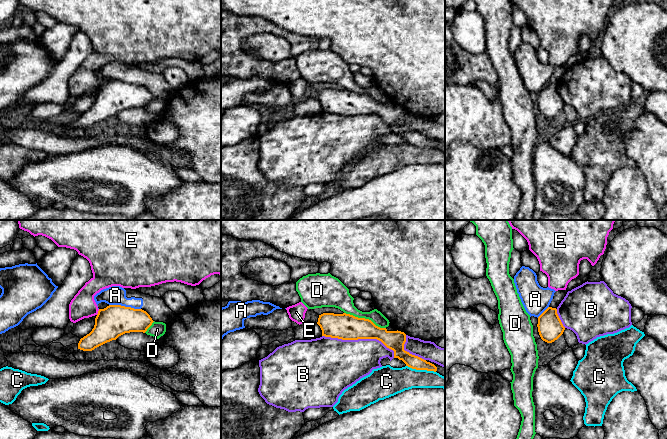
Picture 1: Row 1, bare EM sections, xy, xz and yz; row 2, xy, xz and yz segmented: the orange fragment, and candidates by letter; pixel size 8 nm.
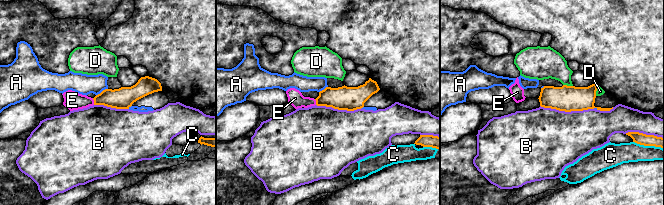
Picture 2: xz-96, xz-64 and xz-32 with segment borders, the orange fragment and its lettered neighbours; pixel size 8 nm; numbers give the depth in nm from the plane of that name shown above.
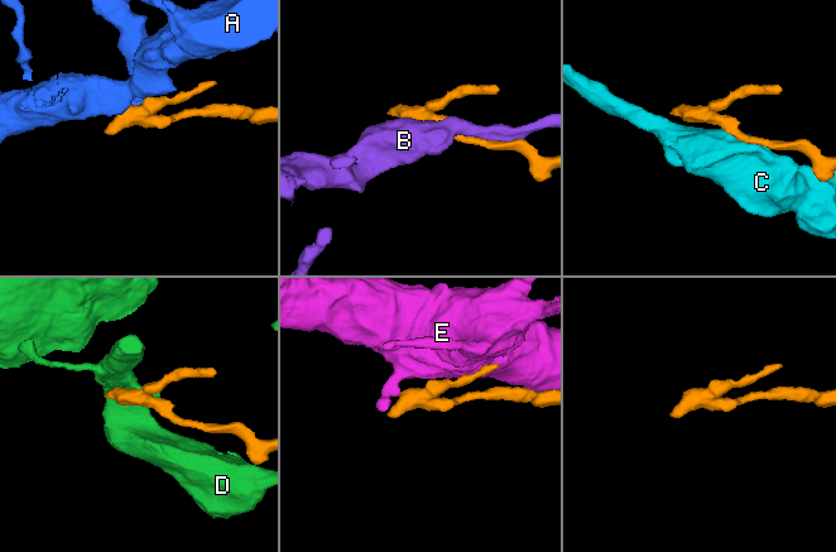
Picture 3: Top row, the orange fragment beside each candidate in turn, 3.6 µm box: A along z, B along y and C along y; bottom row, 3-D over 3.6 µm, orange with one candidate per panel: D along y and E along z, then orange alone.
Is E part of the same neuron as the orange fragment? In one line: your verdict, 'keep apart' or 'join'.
keep apart

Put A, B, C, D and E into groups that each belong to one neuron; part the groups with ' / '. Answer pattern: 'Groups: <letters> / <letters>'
Groups: A / B / C / D / E

